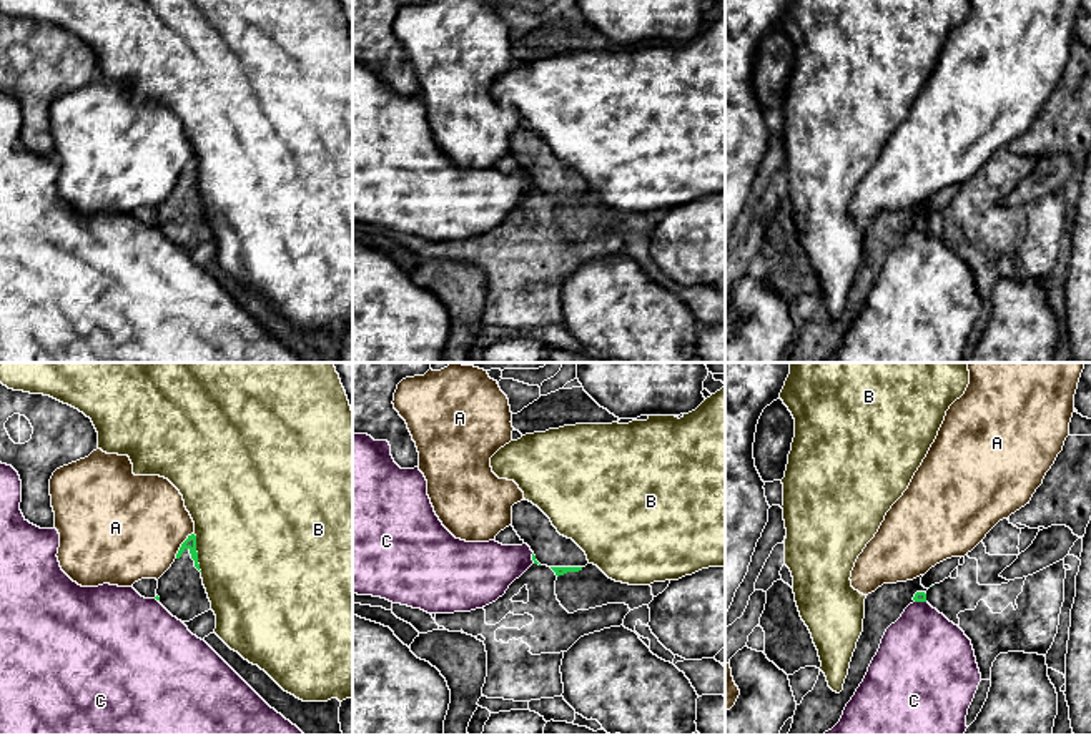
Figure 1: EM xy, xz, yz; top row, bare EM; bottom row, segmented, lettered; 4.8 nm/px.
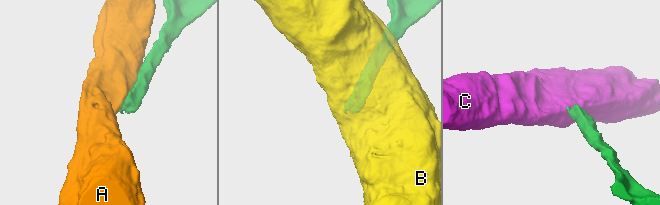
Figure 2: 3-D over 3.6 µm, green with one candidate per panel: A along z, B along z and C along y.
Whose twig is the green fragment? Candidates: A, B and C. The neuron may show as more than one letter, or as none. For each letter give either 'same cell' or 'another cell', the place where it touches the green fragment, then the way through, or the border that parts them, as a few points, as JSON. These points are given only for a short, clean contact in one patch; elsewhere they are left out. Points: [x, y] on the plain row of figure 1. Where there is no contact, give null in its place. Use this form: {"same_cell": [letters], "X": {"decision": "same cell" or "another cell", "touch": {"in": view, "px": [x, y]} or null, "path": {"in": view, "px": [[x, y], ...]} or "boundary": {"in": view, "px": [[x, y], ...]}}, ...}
{"same_cell": [], "A": {"decision": "another cell", "touch": {"in": "xy", "px": [182, 173]}}, "B": {"decision": "another cell", "touch": {"in": "xy", "px": [197, 180]}}, "C": {"decision": "another cell", "touch": {"in": "yz", "px": [920, 228]}, "boundary": {"in": "yz", "px": [[915, 228], [925, 230]]}}}

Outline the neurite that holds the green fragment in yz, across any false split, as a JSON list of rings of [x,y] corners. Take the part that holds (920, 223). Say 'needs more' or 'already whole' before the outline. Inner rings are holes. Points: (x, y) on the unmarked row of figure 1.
needs more; [[[921,205],[883,211],[866,223],[863,259],[857,269],[843,318],[833,319],[820,298],[813,318],[797,333],[788,363],[823,363],[840,349],[847,331],[863,309],[886,256],[901,244],[910,231],[926,229],[928,216],[921,213]]]

